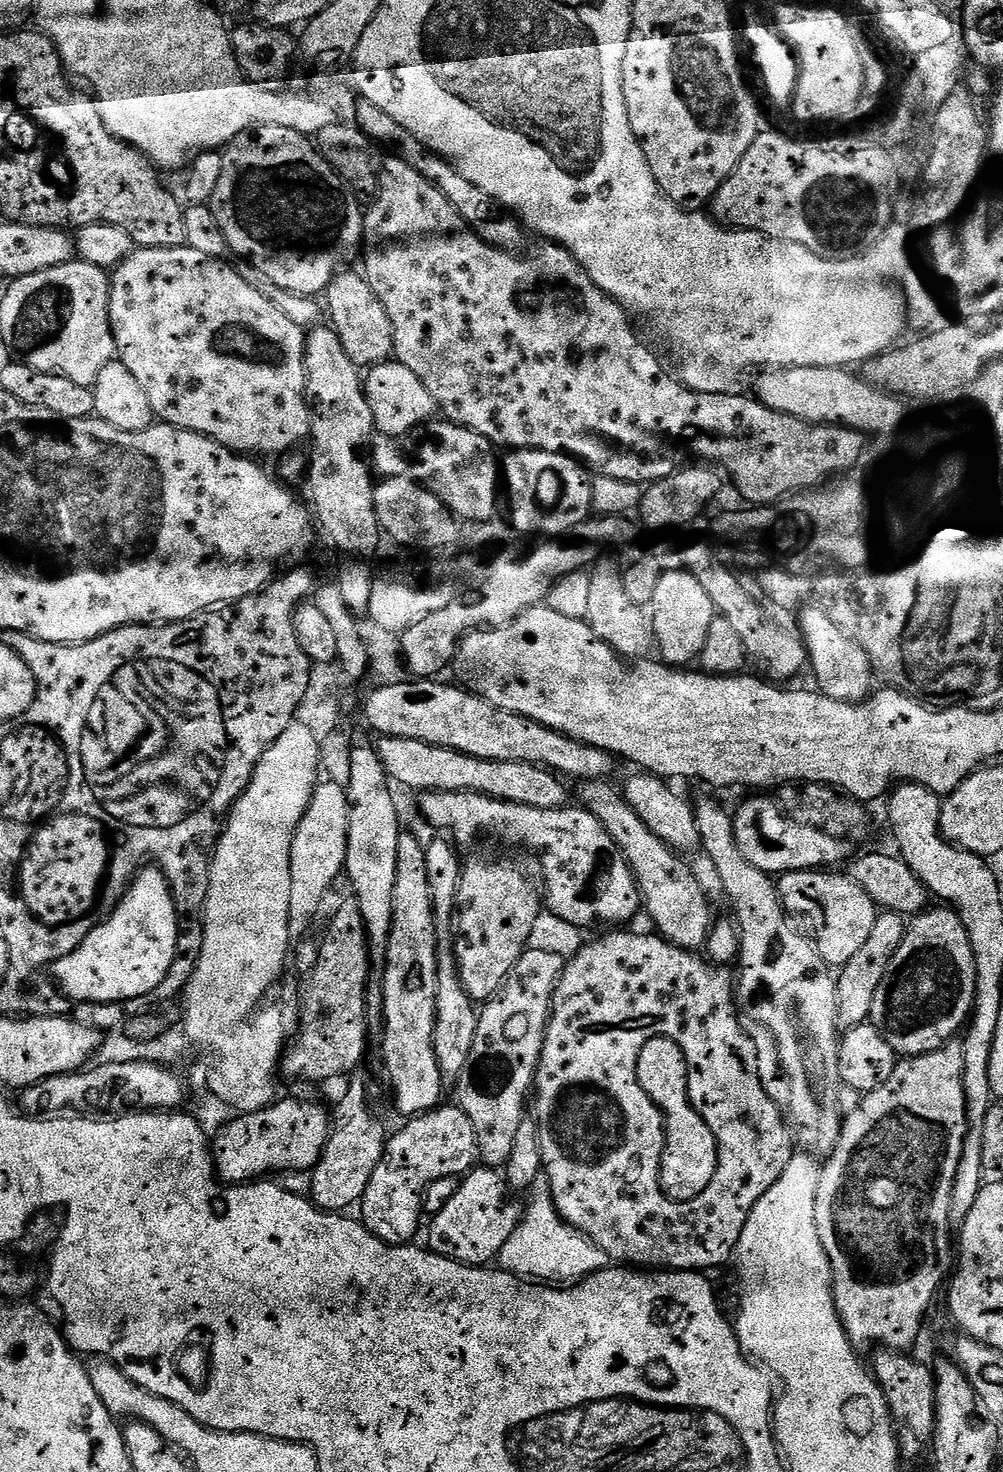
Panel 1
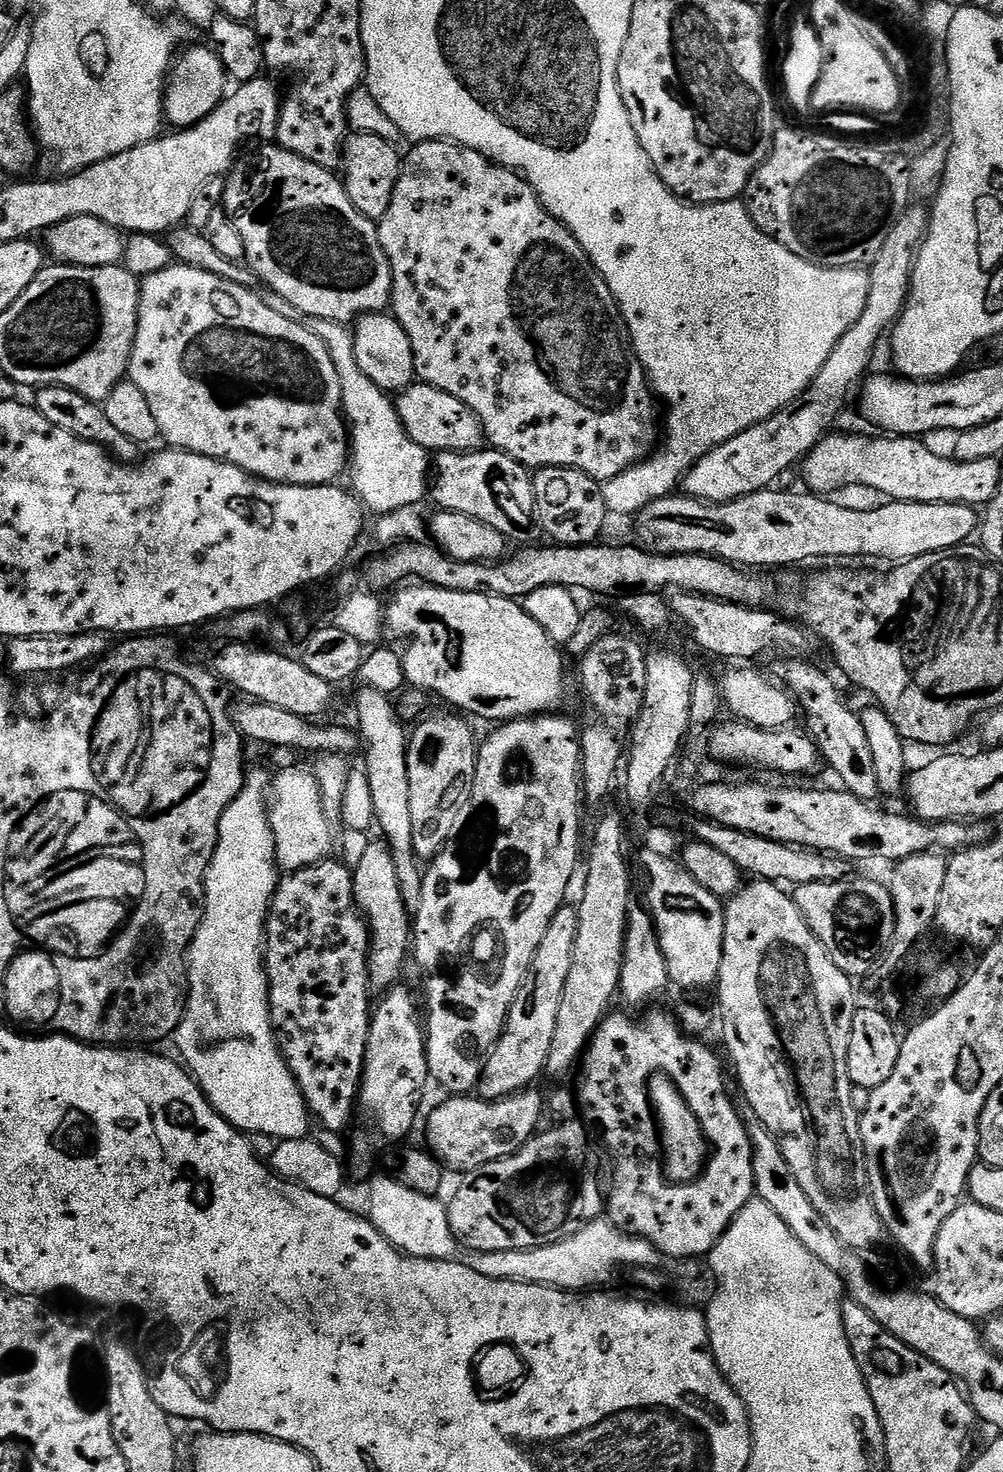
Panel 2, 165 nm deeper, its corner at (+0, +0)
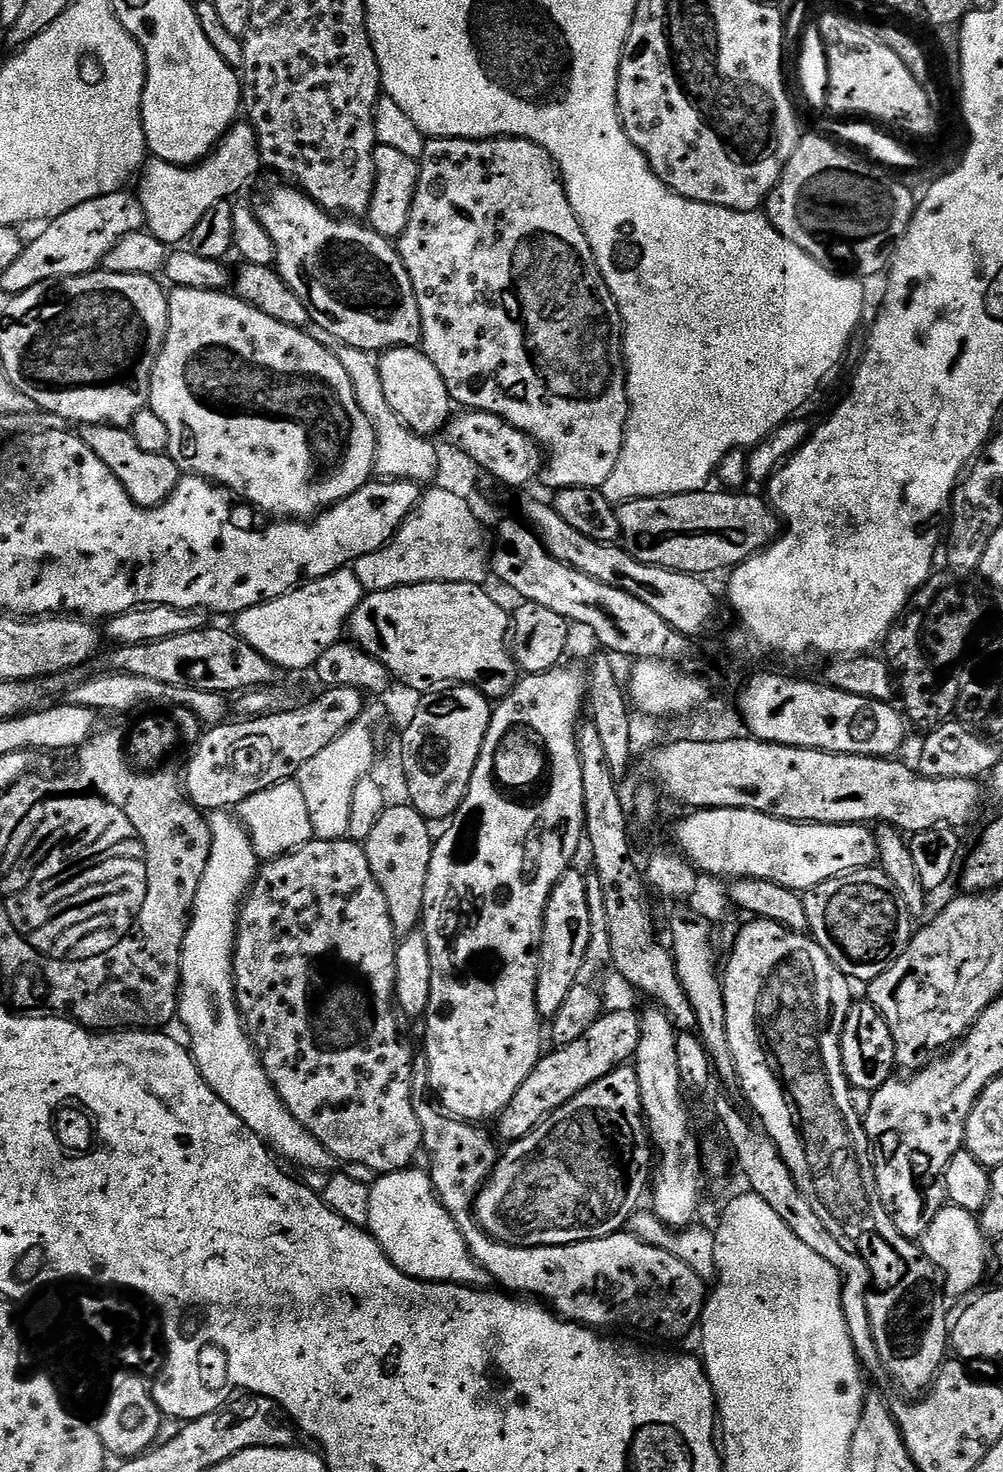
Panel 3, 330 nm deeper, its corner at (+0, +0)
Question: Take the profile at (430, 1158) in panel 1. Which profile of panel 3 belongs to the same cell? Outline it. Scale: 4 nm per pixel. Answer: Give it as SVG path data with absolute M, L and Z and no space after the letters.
M620 1008L617 1012L605 1011L580 1038L569 1044L561 1044L549 1054L541 1055L540 1061L530 1070L526 1082L518 1086L518 1094L500 1111L495 1121L495 1131L504 1142L521 1140L534 1130L554 1110L558 1110L570 1098L586 1090L598 1078L606 1078L614 1069L627 1065L635 1057L638 1031L637 1013Z

